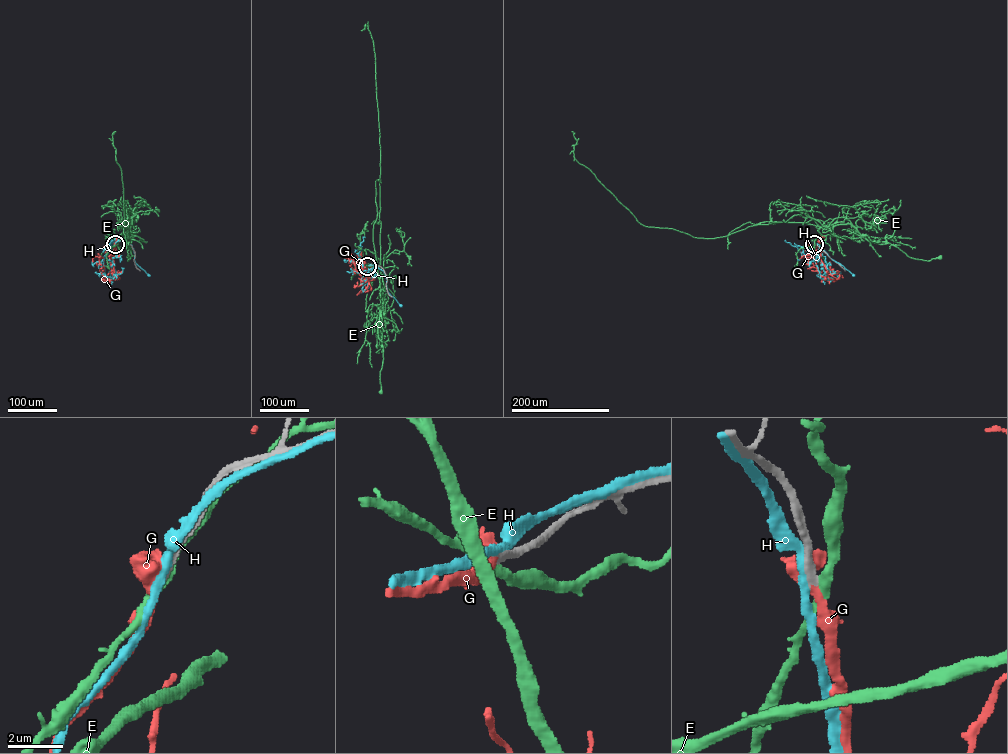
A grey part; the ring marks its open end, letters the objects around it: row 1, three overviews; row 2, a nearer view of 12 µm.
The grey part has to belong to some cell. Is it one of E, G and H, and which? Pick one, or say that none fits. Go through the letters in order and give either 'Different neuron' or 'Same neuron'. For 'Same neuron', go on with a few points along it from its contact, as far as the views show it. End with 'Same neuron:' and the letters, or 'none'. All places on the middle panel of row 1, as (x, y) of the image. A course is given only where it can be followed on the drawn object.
E: Different neuron
G: Same neuron. Its course: (367, 266), (363, 270), (367, 281), (353, 287)
H: Different neuron
Same neuron: G

